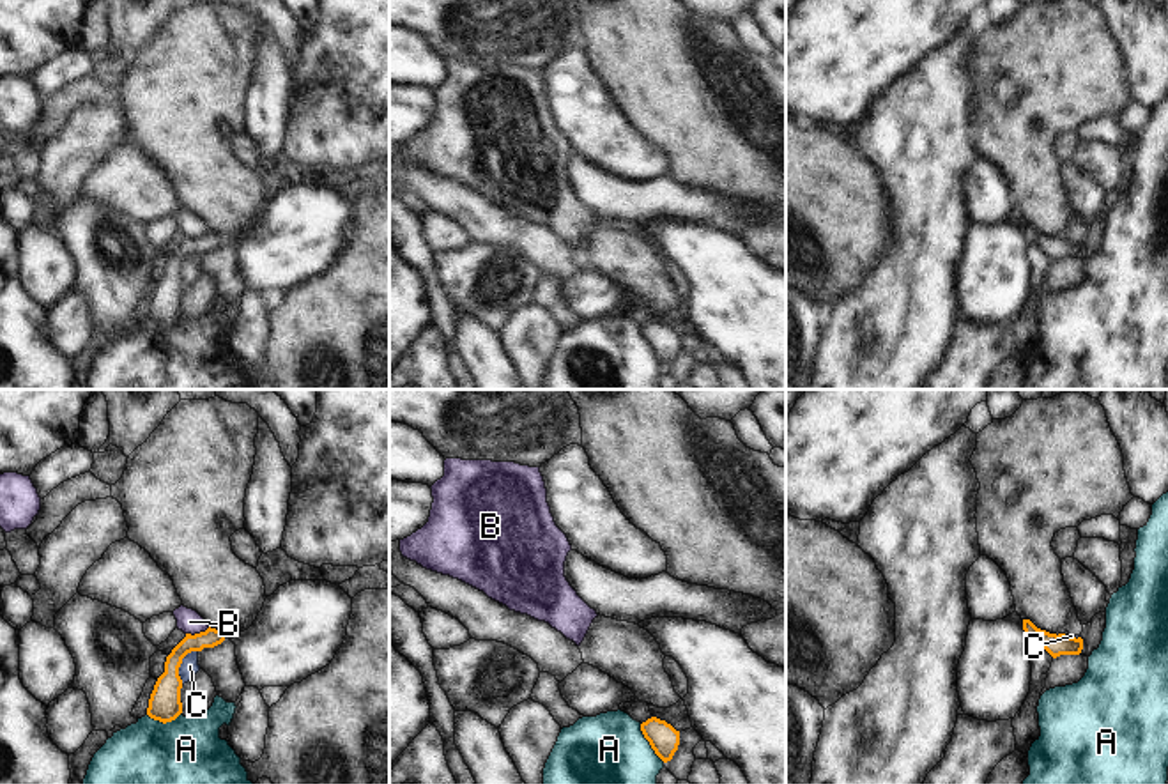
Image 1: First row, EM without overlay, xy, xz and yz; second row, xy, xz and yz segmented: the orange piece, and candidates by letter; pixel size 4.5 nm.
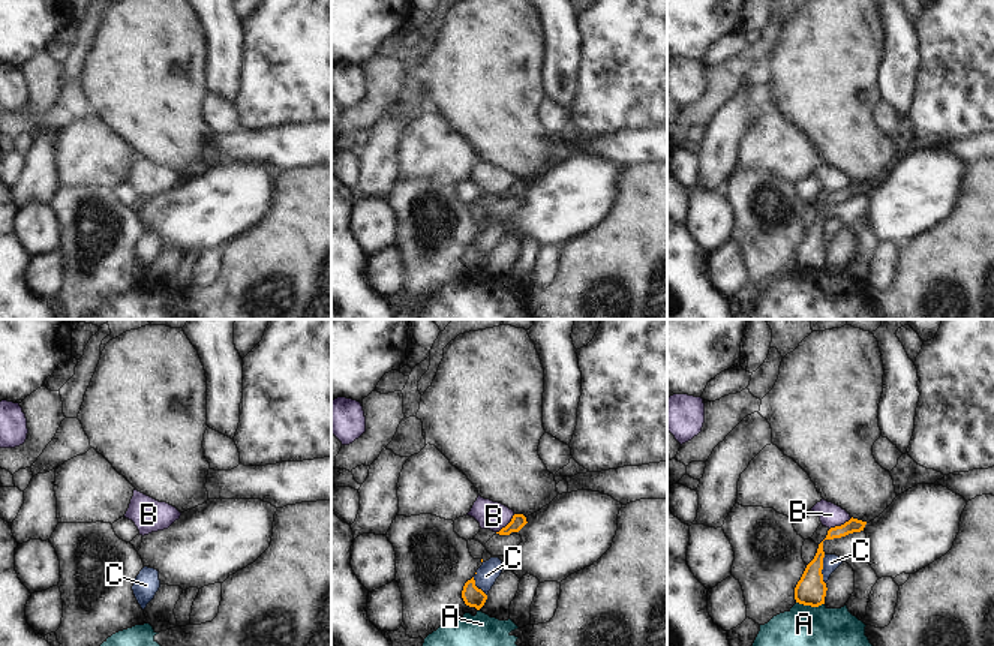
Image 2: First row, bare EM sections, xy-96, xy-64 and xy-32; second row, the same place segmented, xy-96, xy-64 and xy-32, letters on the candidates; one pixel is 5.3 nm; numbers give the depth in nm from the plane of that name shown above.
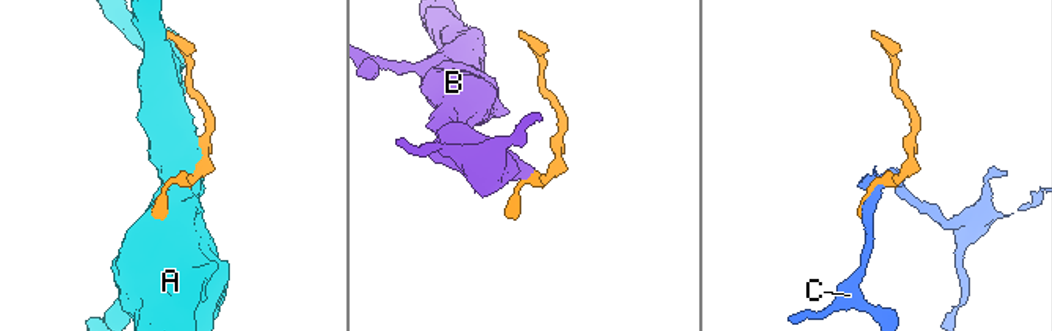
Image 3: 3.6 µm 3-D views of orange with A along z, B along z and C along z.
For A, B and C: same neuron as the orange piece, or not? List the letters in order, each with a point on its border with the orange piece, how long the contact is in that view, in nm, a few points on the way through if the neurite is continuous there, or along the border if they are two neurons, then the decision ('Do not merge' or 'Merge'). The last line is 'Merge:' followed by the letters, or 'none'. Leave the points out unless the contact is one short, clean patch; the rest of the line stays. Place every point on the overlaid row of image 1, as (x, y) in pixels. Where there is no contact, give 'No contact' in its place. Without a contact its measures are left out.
A: Touches orange at xz (650, 744). Shared border 200 nm. Do not merge
B: Touches orange at xy (197, 634). Shared border 120 nm. Boundary: xy (209, 627), (186, 634). Do not merge
C: Touches orange at xy (181, 662). Shared border 180 nm. Do not merge
Merge: none

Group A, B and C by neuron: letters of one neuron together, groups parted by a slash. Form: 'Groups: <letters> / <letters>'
Groups: A / B C

